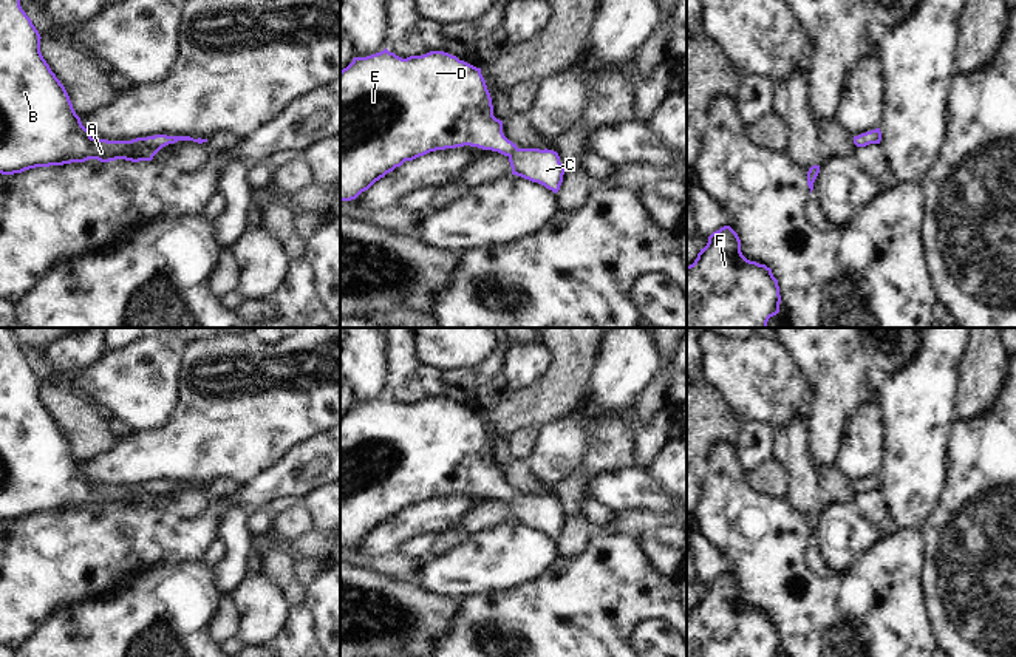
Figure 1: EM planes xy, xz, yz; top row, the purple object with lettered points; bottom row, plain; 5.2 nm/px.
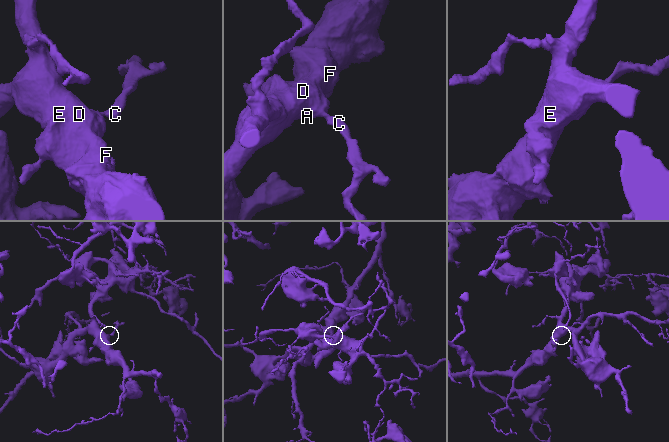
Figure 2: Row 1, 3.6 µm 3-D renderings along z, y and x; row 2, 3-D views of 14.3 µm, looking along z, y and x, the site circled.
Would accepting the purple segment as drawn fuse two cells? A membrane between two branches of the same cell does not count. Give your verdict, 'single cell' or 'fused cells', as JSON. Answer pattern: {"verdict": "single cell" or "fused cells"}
{"verdict": "single cell"}

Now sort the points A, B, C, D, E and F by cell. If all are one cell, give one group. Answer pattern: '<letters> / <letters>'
A B C D E F

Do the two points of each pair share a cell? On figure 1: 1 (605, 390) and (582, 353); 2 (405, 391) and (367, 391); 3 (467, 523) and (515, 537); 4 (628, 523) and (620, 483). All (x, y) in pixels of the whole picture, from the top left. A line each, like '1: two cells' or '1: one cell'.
1: two cells
2: two cells
3: two cells
4: two cells

